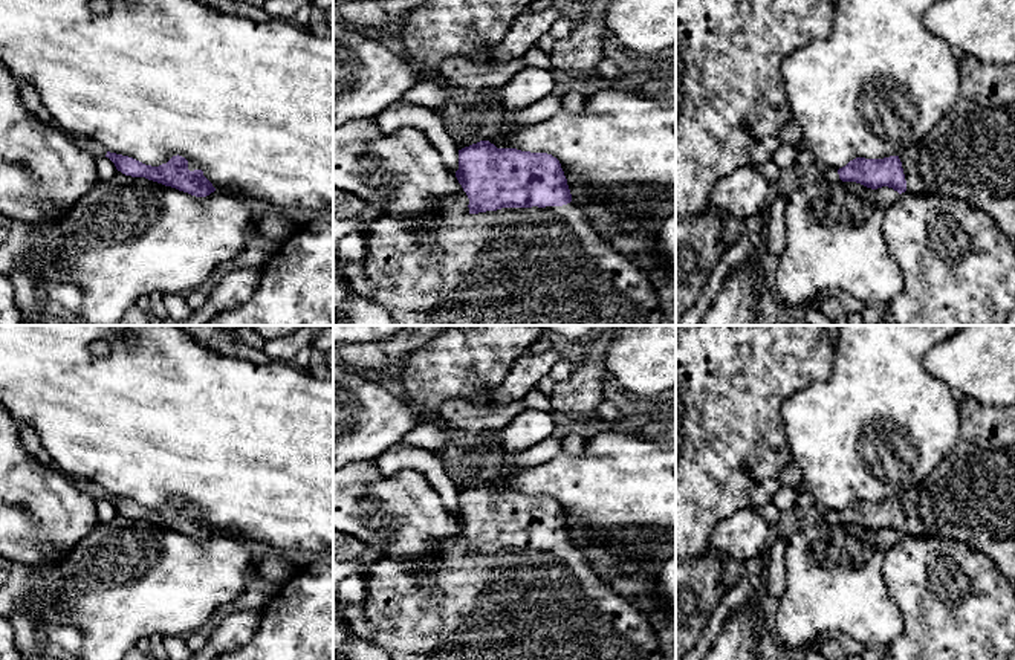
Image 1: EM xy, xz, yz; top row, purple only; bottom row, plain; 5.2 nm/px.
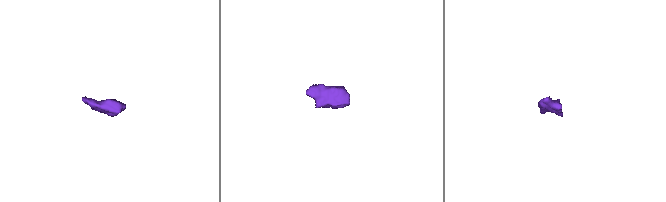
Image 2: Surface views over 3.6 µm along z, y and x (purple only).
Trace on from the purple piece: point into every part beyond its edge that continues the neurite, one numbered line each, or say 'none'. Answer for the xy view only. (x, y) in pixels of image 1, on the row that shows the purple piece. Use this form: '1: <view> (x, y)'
none

